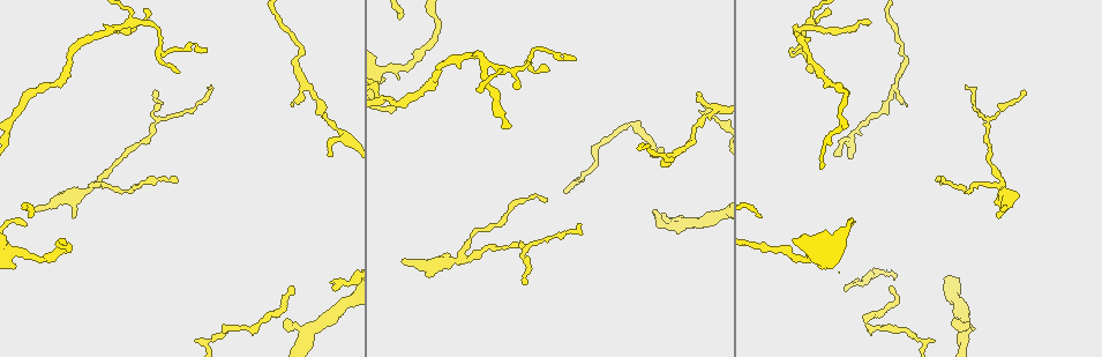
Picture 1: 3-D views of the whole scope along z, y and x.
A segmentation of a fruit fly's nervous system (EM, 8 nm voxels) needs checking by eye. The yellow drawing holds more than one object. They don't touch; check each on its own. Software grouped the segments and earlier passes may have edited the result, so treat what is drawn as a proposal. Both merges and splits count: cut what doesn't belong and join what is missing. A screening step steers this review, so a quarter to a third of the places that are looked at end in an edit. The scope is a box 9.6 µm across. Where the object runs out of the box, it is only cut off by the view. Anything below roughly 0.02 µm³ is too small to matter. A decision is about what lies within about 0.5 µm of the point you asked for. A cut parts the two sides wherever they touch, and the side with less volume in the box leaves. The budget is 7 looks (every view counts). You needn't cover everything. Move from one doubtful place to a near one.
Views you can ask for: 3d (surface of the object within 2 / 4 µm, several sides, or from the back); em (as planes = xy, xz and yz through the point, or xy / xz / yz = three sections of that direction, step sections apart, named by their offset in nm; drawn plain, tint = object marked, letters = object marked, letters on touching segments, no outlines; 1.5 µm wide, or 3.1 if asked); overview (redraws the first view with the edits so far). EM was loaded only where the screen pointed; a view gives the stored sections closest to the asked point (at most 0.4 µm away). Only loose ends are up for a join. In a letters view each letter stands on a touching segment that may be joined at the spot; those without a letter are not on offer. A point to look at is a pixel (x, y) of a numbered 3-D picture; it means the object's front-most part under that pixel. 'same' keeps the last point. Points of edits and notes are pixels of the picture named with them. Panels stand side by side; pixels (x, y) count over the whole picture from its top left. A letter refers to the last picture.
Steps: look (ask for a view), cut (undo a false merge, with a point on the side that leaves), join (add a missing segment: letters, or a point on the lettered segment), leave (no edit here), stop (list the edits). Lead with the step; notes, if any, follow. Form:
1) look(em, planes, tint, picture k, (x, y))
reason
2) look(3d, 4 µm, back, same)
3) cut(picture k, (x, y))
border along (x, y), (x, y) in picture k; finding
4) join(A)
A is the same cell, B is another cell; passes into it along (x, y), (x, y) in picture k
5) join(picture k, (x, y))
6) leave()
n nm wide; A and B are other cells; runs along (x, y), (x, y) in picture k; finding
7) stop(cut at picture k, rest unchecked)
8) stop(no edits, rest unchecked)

look(3d, 2 µm, picture 1, (966, 84))
branch stops here

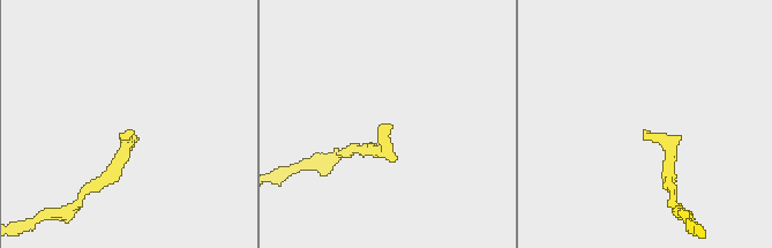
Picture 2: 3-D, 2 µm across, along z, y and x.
look(em, planes, tint, picture 2, (383, 125))
need the tissue

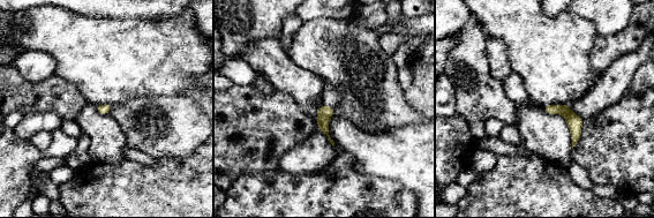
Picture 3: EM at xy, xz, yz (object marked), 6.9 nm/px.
look(em, planes, letters, same)
see the neighbours

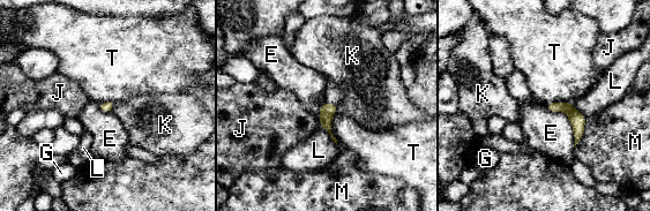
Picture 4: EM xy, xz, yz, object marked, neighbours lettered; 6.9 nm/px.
leave()
70 nm wide; E, G, J, K, L, M and T are other cells; none of them fits

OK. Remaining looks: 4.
look(em, planes, tint, picture 1, (801, 259))
sudden change in width

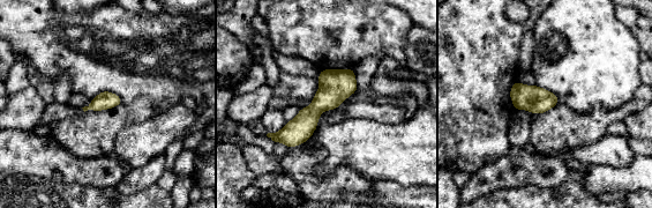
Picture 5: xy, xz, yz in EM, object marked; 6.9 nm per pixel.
look(em, planes, letters, same)
what lies round it

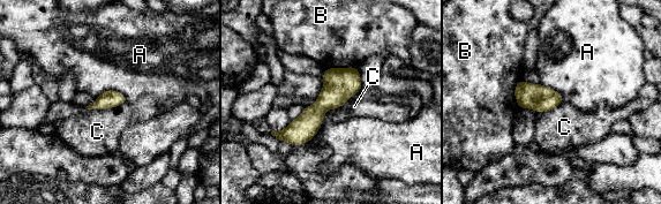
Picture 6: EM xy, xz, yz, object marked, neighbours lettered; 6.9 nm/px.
leave()
A, B and C are other cells; border along (357, 91), (329, 108), (321, 123) in picture 6; continuous, no second neuron

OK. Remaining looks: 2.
look(3d, 4 µm, picture 1, (38, 209))

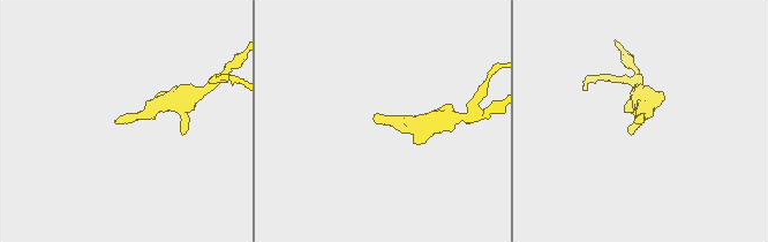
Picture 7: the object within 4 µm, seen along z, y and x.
look(em, planes, letters, picture 7, (635, 121))

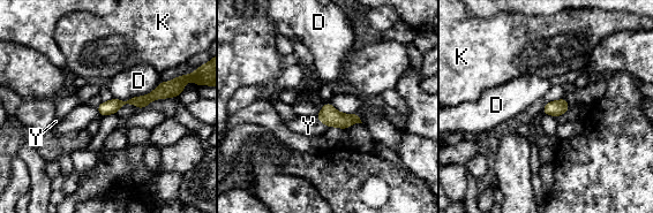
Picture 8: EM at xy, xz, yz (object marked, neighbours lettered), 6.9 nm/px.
join(Y)
Y is the same cell, D and K are other cells; passes into it along (329, 115), (322, 122), (308, 126) in picture 8; the neuron continues

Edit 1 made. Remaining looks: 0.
stop(join at picture 8, rest unchecked)

